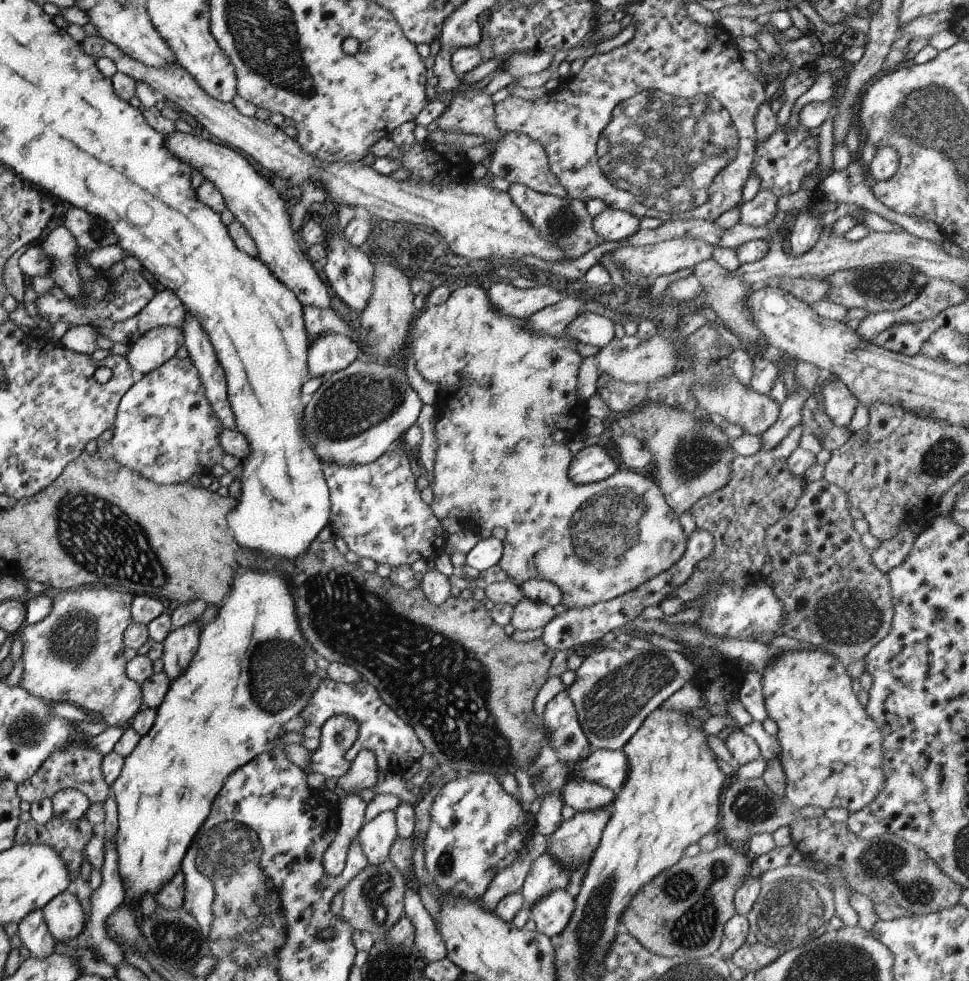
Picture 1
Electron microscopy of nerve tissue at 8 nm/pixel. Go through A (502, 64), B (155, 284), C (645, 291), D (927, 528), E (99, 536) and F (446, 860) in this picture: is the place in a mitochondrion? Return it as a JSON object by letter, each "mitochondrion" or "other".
{"A":"other","B":"other","C":"other","D":"other","E":"mitochondrion","F":"mitochondrion"}

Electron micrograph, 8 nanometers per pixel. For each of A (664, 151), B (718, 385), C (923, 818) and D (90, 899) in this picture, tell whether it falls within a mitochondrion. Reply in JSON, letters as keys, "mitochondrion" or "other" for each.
{"A":"mitochondrion","B":"mitochondrion","C":"other","D":"other"}

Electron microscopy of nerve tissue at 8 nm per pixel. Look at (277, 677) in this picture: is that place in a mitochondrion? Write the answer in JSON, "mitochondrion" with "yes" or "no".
{"mitochondrion":"yes"}

